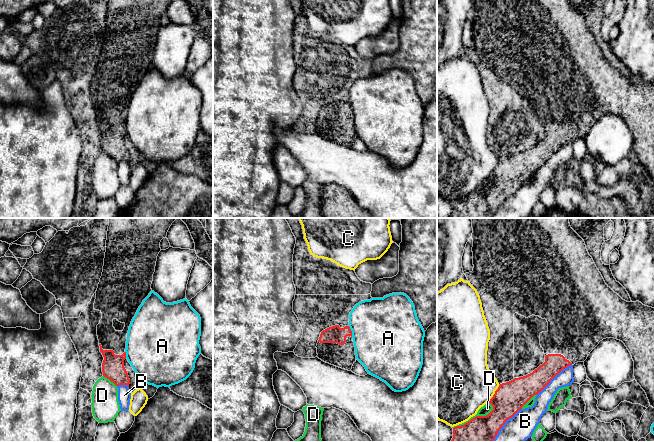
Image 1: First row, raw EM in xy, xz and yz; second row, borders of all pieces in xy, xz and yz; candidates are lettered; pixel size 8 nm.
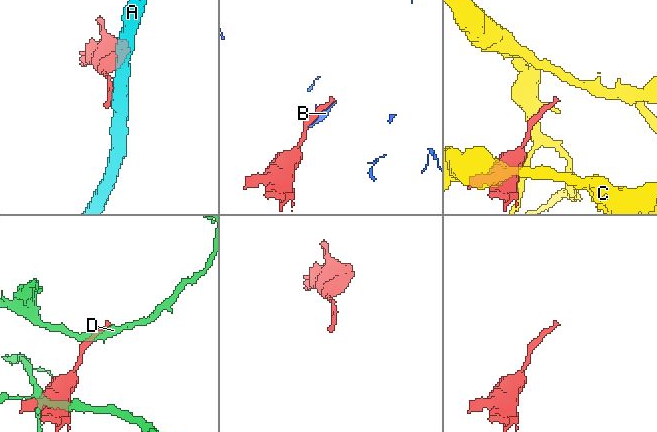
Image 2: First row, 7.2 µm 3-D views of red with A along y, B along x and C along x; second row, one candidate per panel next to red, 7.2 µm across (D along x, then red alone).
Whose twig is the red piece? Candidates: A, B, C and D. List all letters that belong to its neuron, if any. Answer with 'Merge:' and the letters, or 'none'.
Merge: none

